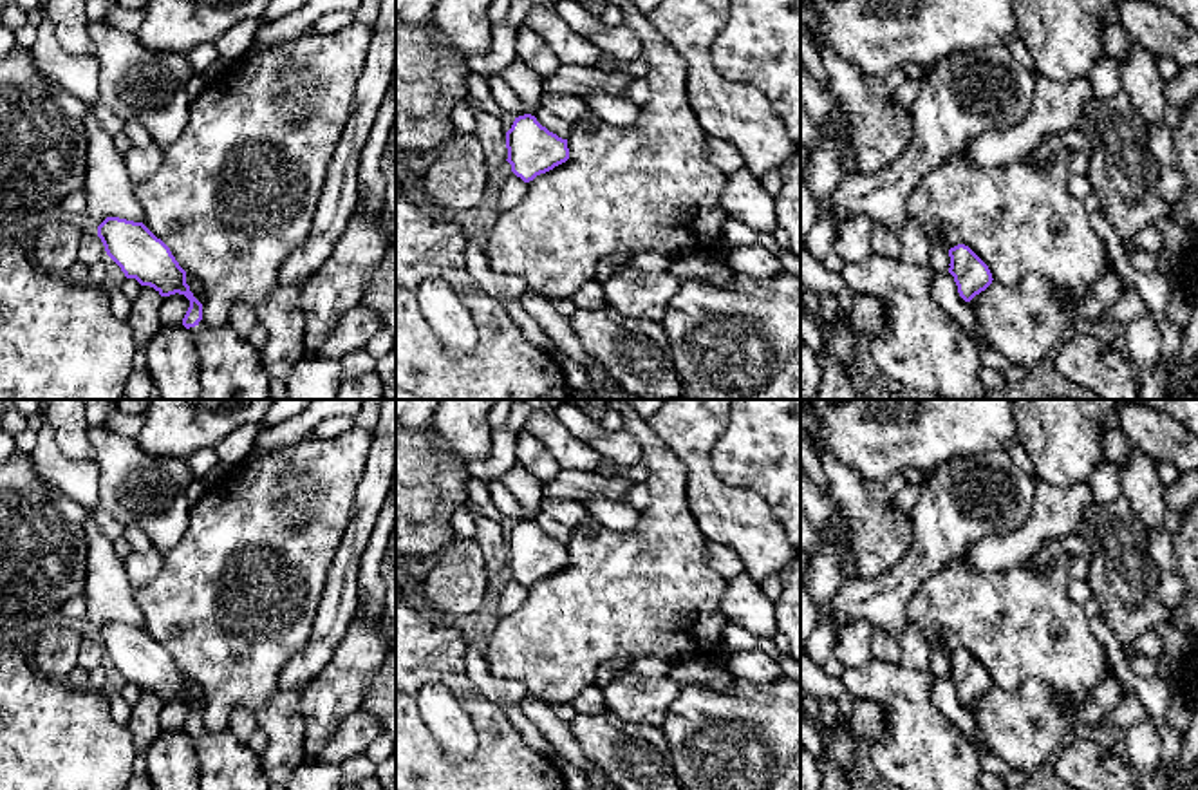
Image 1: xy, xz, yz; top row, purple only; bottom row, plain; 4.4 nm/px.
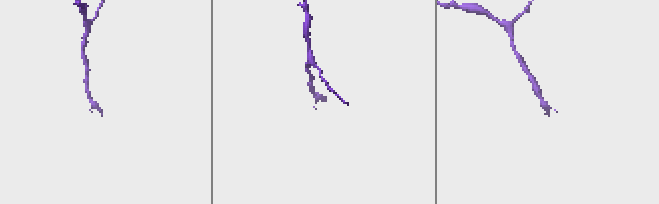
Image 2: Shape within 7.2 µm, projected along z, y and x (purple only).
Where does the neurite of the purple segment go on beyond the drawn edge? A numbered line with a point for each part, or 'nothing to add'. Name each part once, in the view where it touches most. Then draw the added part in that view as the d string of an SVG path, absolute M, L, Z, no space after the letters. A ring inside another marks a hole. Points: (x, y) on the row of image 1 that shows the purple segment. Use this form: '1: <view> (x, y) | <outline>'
1: xy (230, 367) | M202 320L188 329L201 362L199 400L271 400L271 378L260 353L229 325L208 327Z

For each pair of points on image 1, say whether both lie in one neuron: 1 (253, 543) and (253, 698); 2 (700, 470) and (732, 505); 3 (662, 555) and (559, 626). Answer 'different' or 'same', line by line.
1: same
2: same
3: same

